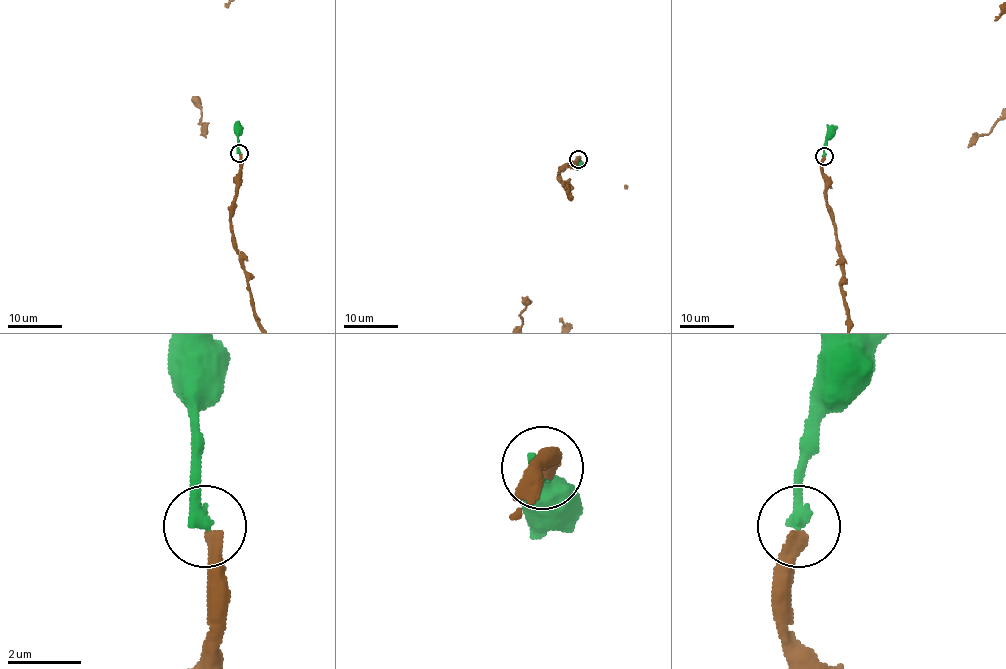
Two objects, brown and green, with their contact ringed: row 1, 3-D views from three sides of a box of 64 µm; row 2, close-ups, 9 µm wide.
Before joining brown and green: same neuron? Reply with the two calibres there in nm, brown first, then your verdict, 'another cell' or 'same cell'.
340/380 nm | another cell

